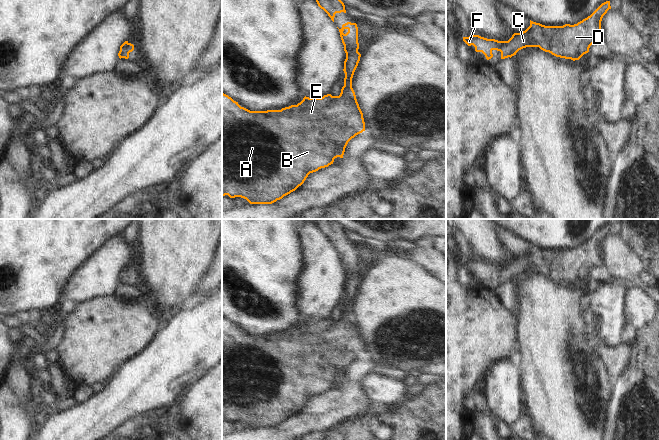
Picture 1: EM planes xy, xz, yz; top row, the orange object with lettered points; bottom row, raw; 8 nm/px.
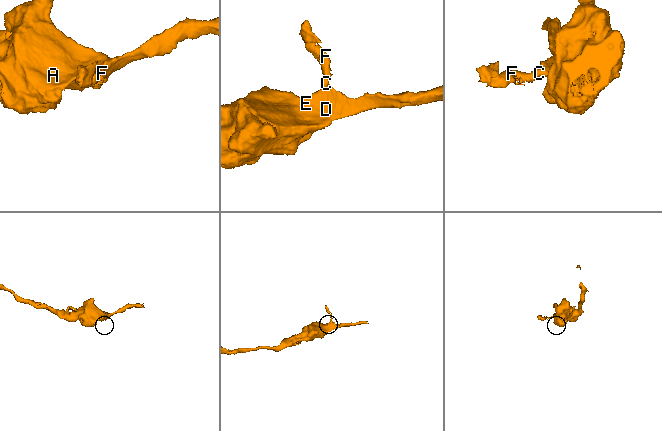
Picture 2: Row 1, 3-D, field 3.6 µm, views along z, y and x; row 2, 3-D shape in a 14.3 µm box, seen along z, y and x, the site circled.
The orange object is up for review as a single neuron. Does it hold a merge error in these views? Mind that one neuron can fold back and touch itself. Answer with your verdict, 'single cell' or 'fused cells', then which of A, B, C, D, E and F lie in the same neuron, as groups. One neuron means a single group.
single cell | A B C D E F

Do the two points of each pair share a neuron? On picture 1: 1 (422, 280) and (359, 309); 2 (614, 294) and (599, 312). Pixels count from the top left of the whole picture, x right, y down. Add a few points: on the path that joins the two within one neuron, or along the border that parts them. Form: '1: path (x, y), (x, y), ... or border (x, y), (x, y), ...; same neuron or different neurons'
1: path (406, 296), (395, 307), (375, 307); same neuron
2: path (610, 298), (603, 308); same neuron

